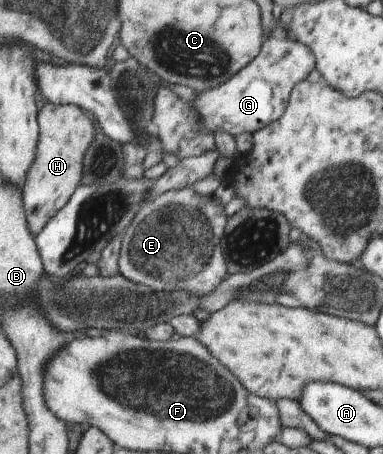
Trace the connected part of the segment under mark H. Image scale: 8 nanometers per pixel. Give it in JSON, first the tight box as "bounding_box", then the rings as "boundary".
{"bounding_box":[24,103,95,237],"boundary":[[[47,103],[40,109],[40,137],[37,145],[37,159],[27,173],[25,183],[24,209],[28,227],[33,236],[39,237],[49,225],[49,221],[68,205],[73,193],[83,179],[83,161],[89,145],[95,139],[95,125],[89,112],[77,105]]]}

